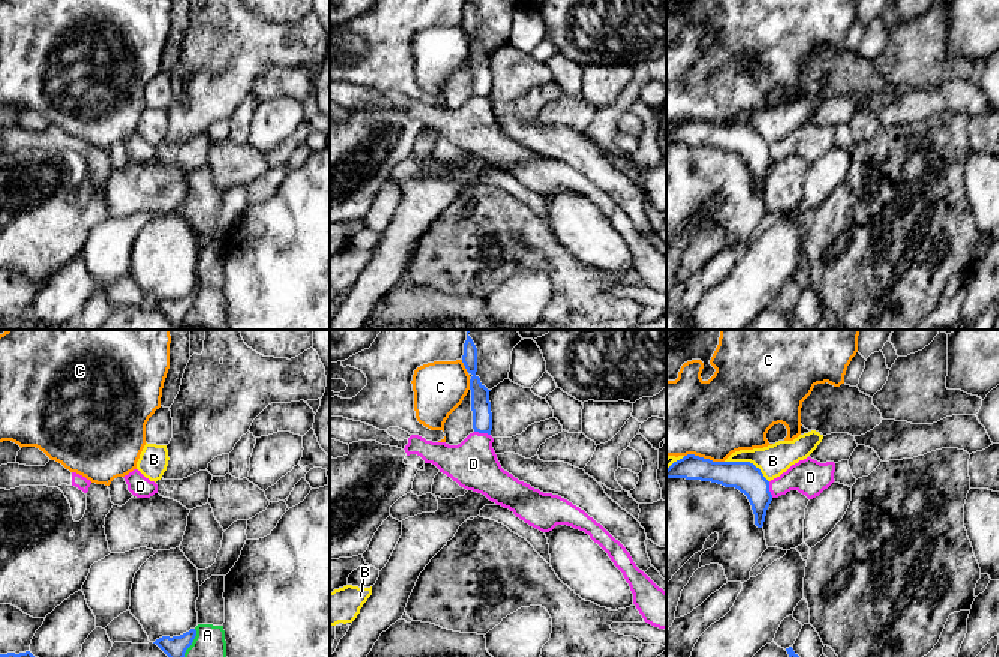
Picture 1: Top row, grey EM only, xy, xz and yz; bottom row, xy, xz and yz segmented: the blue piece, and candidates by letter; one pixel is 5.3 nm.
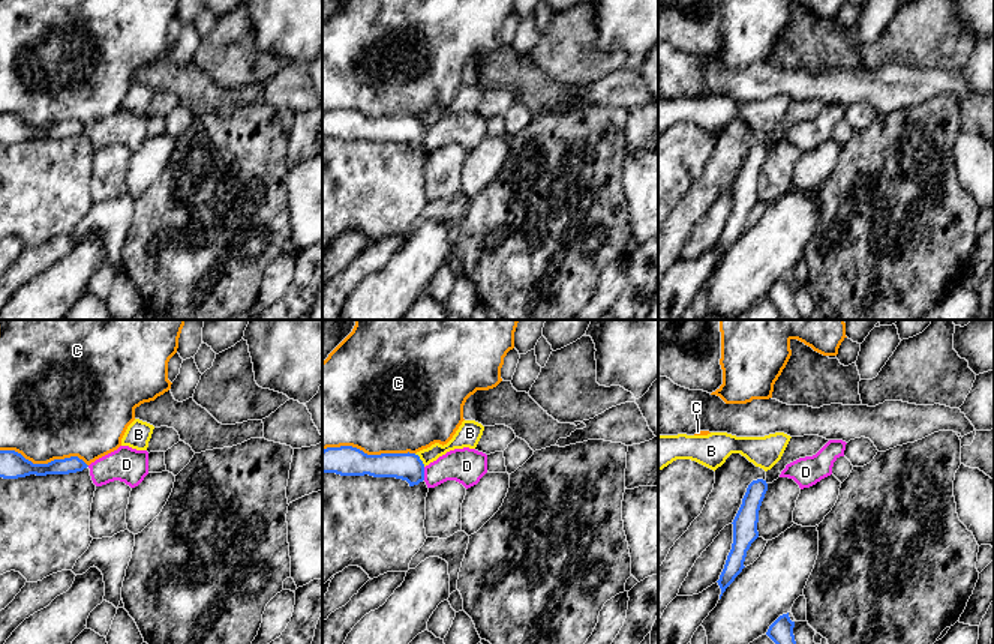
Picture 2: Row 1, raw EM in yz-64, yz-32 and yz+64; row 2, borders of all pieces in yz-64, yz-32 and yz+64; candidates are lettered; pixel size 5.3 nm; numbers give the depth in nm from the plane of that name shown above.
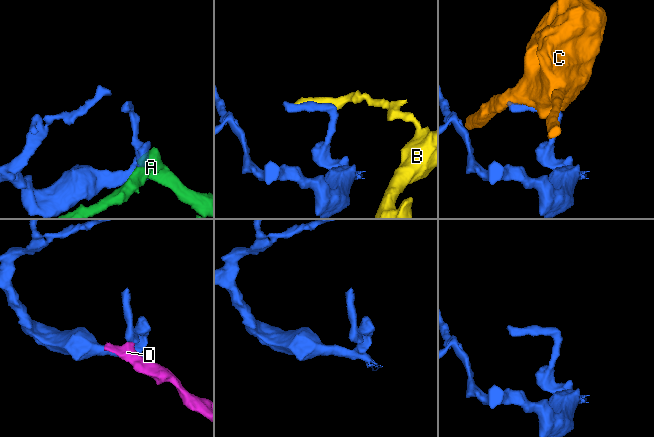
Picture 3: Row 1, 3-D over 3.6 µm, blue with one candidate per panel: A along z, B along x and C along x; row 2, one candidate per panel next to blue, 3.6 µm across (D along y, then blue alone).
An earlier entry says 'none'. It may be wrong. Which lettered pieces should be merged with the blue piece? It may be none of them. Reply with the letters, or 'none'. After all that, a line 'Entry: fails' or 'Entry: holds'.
none
Entry: holds

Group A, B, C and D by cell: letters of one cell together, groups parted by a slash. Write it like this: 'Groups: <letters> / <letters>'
Groups: A / B / C / D

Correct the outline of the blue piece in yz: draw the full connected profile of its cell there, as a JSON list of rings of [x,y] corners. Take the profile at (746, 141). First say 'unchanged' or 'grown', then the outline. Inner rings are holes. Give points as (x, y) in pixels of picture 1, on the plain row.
unchanged; [[[687,118],[666,134],[666,142],[711,146],[738,153],[747,160],[758,192],[764,190],[766,174],[772,165],[770,146],[750,126],[712,126]]]

